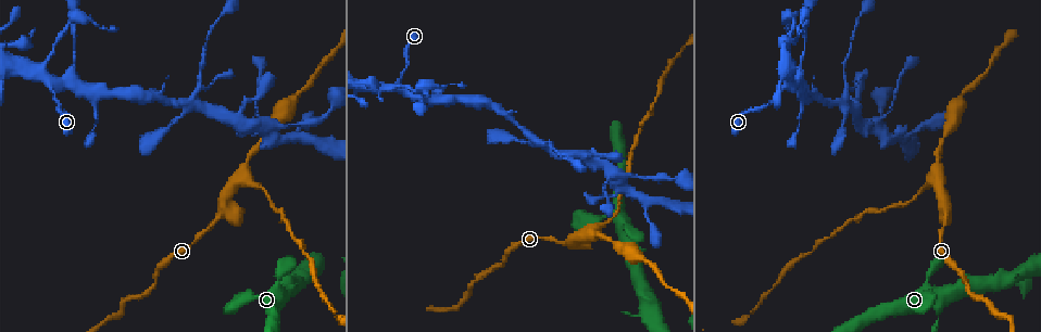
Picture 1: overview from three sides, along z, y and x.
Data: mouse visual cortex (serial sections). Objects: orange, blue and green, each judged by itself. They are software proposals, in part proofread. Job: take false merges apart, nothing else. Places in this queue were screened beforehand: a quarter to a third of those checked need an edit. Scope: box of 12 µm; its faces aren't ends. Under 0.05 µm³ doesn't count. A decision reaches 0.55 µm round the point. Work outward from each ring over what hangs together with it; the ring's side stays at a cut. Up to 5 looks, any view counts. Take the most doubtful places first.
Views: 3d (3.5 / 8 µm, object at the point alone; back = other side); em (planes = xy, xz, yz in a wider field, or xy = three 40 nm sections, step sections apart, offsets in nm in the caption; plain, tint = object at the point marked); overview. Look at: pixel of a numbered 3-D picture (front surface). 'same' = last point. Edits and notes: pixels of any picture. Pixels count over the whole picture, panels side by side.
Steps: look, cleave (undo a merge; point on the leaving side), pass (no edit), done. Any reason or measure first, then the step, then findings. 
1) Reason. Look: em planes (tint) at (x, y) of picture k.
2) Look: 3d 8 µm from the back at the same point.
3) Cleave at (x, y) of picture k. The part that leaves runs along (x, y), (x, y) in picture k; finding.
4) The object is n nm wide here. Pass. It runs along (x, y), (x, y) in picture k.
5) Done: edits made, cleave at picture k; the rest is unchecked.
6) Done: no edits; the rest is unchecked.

Thin neck. Look: 3d 3.5 µm from the back at (545, 141) of picture 1.

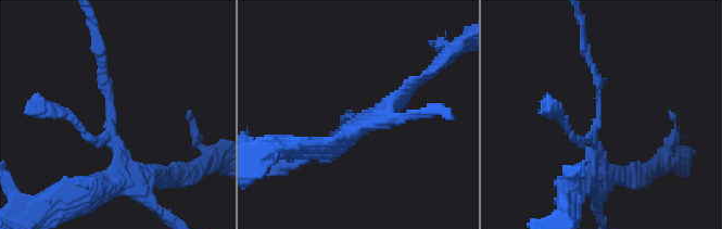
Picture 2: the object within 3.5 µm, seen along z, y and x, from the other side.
The arms are 150, 200 nm wide; shape alone is not enough. Look: em xy step 1 (tint) at (112, 97) of picture 2.

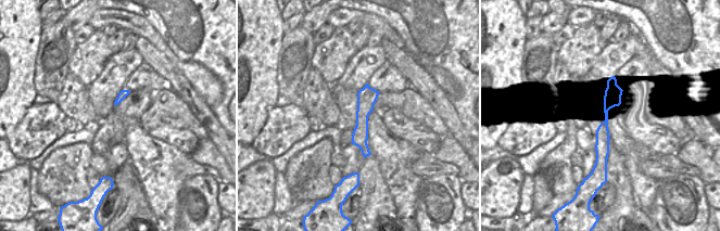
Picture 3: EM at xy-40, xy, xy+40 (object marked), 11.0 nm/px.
Pass. All the same cell.

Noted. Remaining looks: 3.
Look: 3d 3.5 µm at (259, 189) of picture 1.

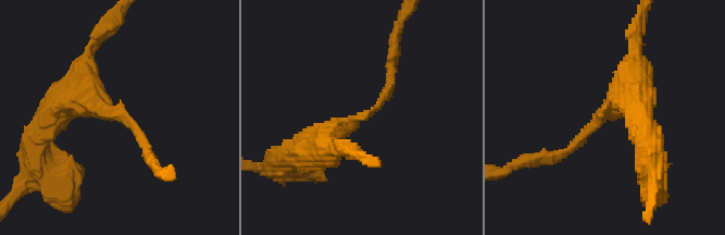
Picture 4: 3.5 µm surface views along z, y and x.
Shape alone is not enough. Look: em xy step 1 (tint) at (603, 114) of picture 4.

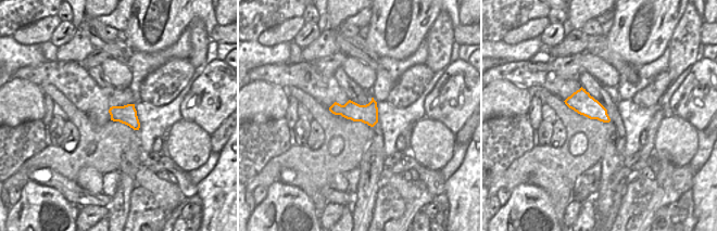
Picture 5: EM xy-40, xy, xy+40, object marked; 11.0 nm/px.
Pass. It runs along (305, 152), (373, 111), (392, 69) in picture 4; all the same cell.

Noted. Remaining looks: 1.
Done: no edits; the rest is unchecked.

